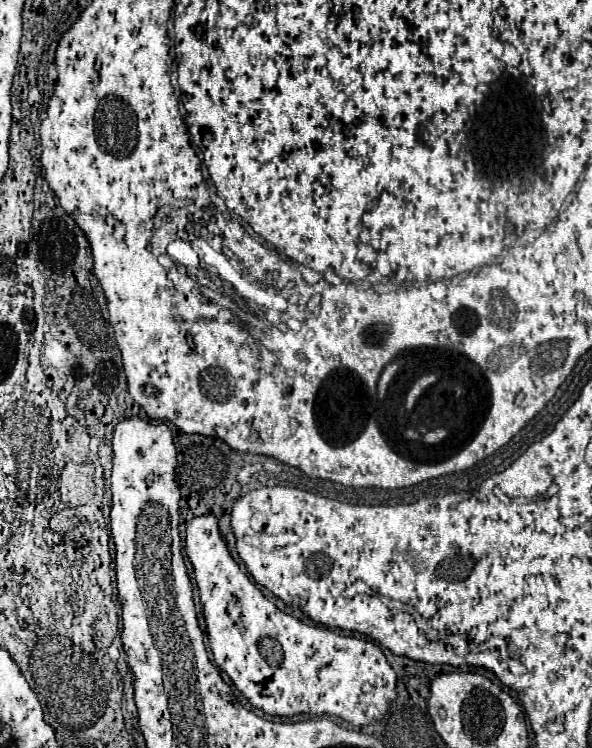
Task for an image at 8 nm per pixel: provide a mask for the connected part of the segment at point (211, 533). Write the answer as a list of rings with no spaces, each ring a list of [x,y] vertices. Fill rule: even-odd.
[[[212,513],[194,517],[188,523],[186,555],[194,567],[214,661],[234,681],[252,707],[278,717],[292,717],[296,713],[336,715],[352,725],[369,725],[384,718],[390,701],[396,697],[396,673],[376,643],[338,635],[320,625],[308,625],[278,609],[232,559],[228,543],[220,533],[218,517]]]

